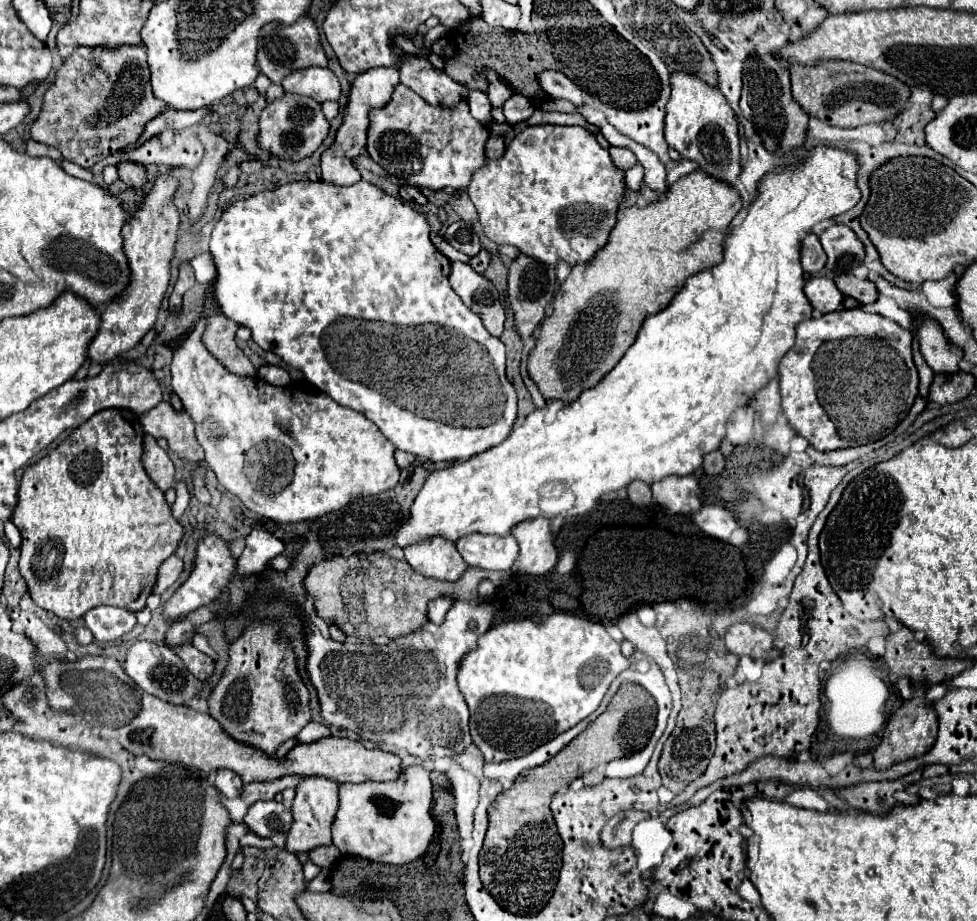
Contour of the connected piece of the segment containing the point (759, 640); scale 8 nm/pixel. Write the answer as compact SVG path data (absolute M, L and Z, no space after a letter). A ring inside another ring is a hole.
M732 624L726 630L726 648L732 654L738 656L750 656L750 658L762 658L768 660L768 652L772 650L774 638L762 628L752 628L750 624Z

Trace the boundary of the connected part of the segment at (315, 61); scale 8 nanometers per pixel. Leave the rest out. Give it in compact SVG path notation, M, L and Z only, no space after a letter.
M302 16L292 26L282 24L268 24L260 38L260 52L258 52L258 64L262 74L266 74L274 84L278 84L288 72L308 68L308 66L328 66L326 54L320 48L320 34L314 22L308 16Z

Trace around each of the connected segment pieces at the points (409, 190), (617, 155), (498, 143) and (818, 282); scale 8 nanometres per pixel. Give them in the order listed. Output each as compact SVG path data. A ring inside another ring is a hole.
M404 186L404 188L400 188L400 196L402 196L406 202L420 204L420 206L428 202L426 196L424 196L424 192L422 192L420 188L416 188L416 186Z
M610 148L610 158L612 158L612 164L620 170L628 170L636 164L636 156L628 150L628 148Z
M492 136L488 142L486 142L486 158L488 160L498 160L502 154L504 154L504 138L500 136Z
M810 278L804 286L806 298L818 314L830 314L842 306L842 294L828 278Z

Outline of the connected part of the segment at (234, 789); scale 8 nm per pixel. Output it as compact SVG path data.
M222 768L216 772L216 788L226 796L226 798L234 798L242 792L242 780L236 772L228 770L228 768Z

